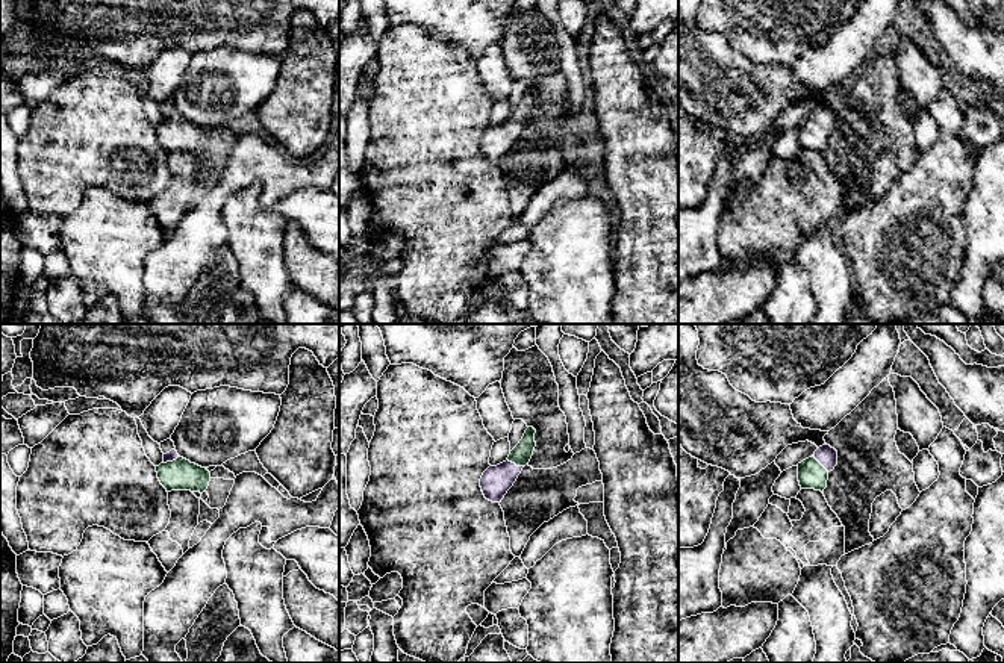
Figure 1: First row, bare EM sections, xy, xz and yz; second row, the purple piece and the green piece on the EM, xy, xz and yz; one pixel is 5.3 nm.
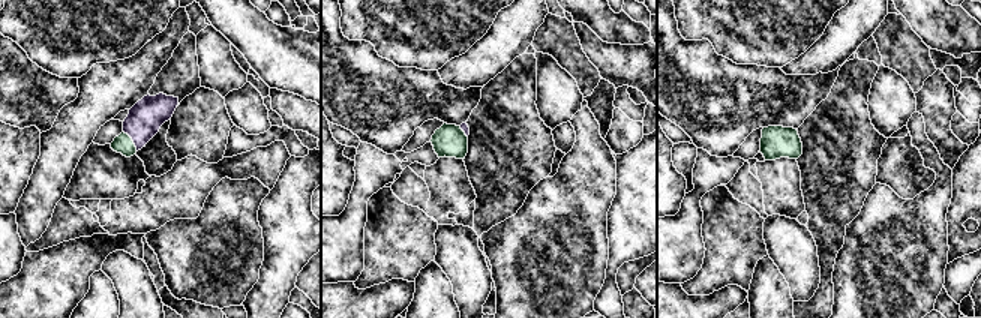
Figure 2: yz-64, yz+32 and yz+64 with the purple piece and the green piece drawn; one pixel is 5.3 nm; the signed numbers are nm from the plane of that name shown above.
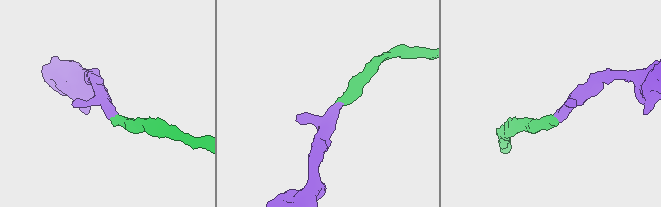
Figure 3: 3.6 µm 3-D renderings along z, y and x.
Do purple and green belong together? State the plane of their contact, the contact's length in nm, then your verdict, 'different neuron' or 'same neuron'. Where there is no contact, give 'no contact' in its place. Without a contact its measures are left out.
contact in xz; length 100 nm; same neuron

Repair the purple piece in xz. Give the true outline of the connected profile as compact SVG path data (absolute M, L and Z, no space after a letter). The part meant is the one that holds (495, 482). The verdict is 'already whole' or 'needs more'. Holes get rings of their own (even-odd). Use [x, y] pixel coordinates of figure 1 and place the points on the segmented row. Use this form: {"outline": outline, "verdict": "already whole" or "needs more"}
{"outline": "M529 427L519 444L510 451L507 460L497 466L489 466L483 472L480 487L486 500L501 503L533 456L536 447L535 433L536 430Z", "verdict": "needs more"}

